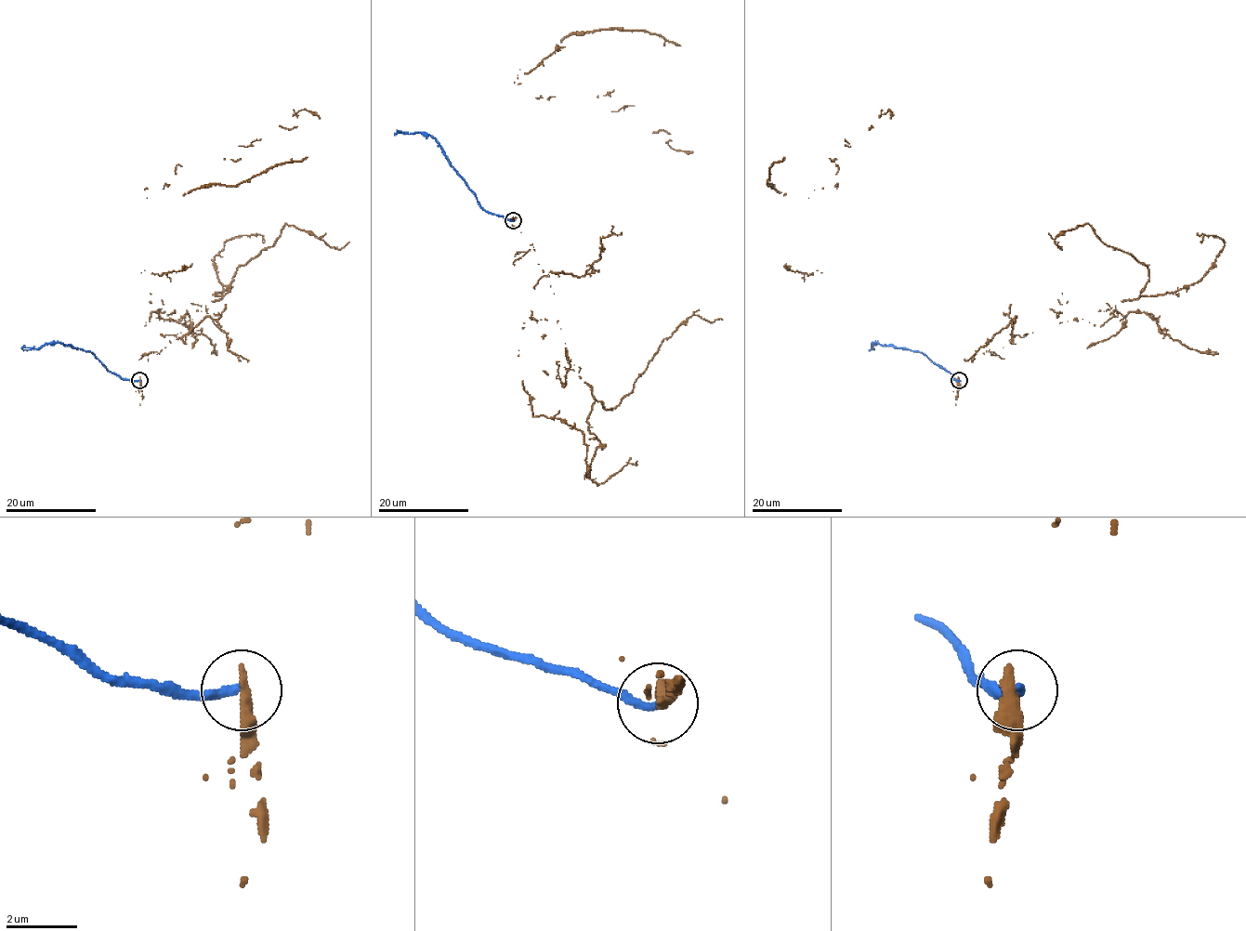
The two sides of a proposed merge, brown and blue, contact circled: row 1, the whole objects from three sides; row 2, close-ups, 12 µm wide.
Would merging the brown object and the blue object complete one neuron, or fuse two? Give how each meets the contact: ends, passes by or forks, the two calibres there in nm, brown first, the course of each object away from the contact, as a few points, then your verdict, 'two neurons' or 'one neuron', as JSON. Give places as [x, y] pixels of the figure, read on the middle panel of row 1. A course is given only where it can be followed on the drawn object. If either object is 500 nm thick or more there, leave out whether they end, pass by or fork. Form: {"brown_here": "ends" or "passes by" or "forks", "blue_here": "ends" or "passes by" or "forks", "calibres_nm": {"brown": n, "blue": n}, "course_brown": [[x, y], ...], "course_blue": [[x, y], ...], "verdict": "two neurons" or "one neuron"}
{"brown_here": "ends", "blue_here": "ends", "calibres_nm": {"brown": 460, "blue": 240}, "course_brown": [[513, 220], [551, 273], [530, 317], [556, 377], [579, 372], [615, 408], [699, 309], [693, 152], [666, 143]], "course_blue": [[513, 220], [492, 215], [481, 206], [434, 138], [420, 133], [394, 135]], "verdict": "two neurons"}

